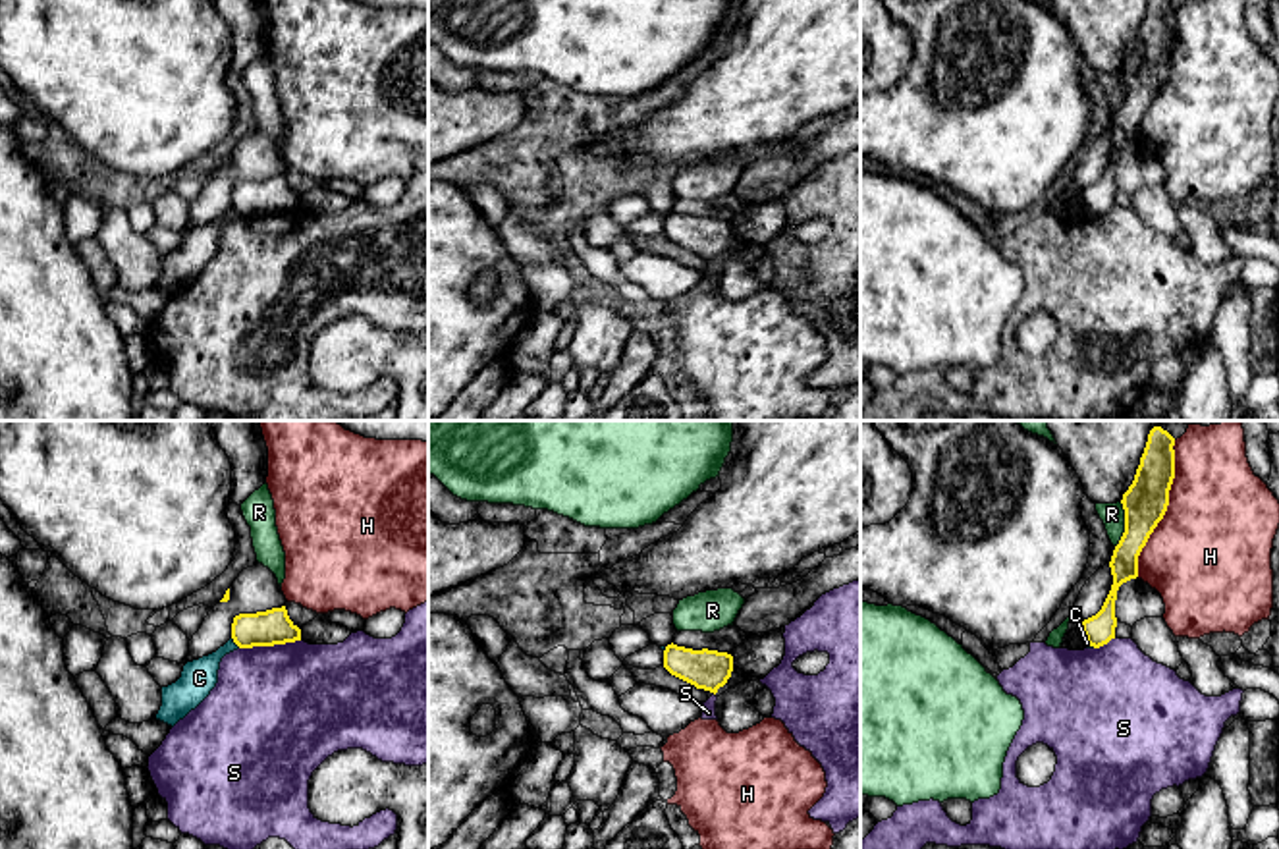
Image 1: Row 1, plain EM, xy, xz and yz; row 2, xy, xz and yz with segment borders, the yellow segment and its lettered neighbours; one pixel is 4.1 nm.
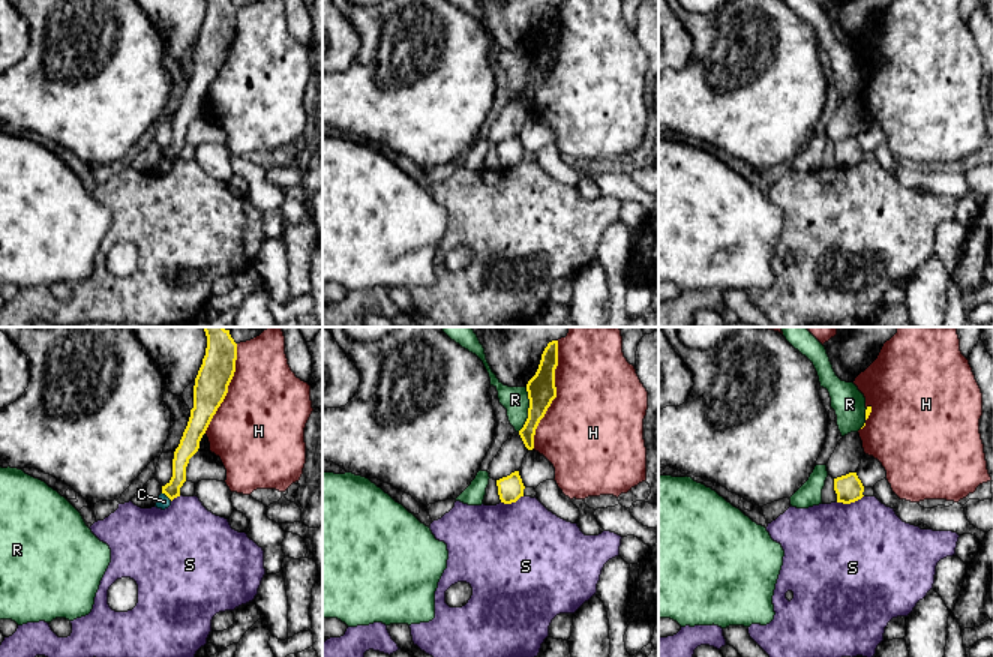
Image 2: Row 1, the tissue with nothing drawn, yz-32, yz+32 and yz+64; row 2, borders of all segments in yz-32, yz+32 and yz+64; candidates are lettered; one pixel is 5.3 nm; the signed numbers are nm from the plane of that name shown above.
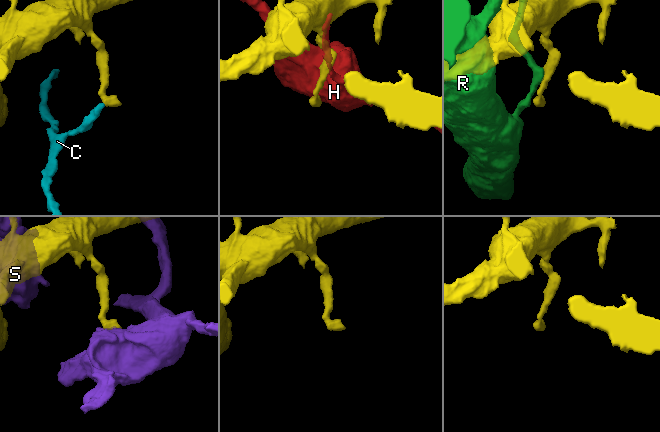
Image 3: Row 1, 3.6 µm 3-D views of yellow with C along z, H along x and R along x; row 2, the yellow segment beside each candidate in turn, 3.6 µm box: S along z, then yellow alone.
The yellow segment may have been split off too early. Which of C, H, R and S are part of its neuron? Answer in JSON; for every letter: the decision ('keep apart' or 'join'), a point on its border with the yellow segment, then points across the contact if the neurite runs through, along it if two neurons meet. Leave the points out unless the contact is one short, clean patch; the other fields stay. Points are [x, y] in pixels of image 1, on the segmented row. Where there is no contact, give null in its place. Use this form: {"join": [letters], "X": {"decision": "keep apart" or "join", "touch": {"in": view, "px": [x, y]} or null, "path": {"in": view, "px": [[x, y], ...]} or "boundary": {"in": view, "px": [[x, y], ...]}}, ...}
{"join": [], "C": {"decision": "keep apart", "touch": {"in": "xy", "px": [236, 643]}, "boundary": {"in": "xy", "px": [[232, 637], [240, 647]]}}, "H": {"decision": "keep apart", "touch": {"in": "yz", "px": [1166, 508]}}, "R": {"decision": "keep apart", "touch": {"in": "yz", "px": [1125, 525]}}, "S": {"decision": "keep apart", "touch": {"in": "xy", "px": [269, 645]}}}

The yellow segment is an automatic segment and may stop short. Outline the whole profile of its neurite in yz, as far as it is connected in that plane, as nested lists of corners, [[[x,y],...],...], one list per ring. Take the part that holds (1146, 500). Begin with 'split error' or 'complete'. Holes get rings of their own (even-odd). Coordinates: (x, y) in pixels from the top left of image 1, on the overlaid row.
complete; [[[1154,426],[1134,480],[1123,494],[1125,533],[1109,561],[1113,585],[1102,610],[1080,623],[1086,643],[1094,648],[1115,639],[1117,590],[1123,583],[1138,577],[1138,556],[1167,511],[1169,490],[1175,479],[1173,446],[1175,438],[1161,426]]]

